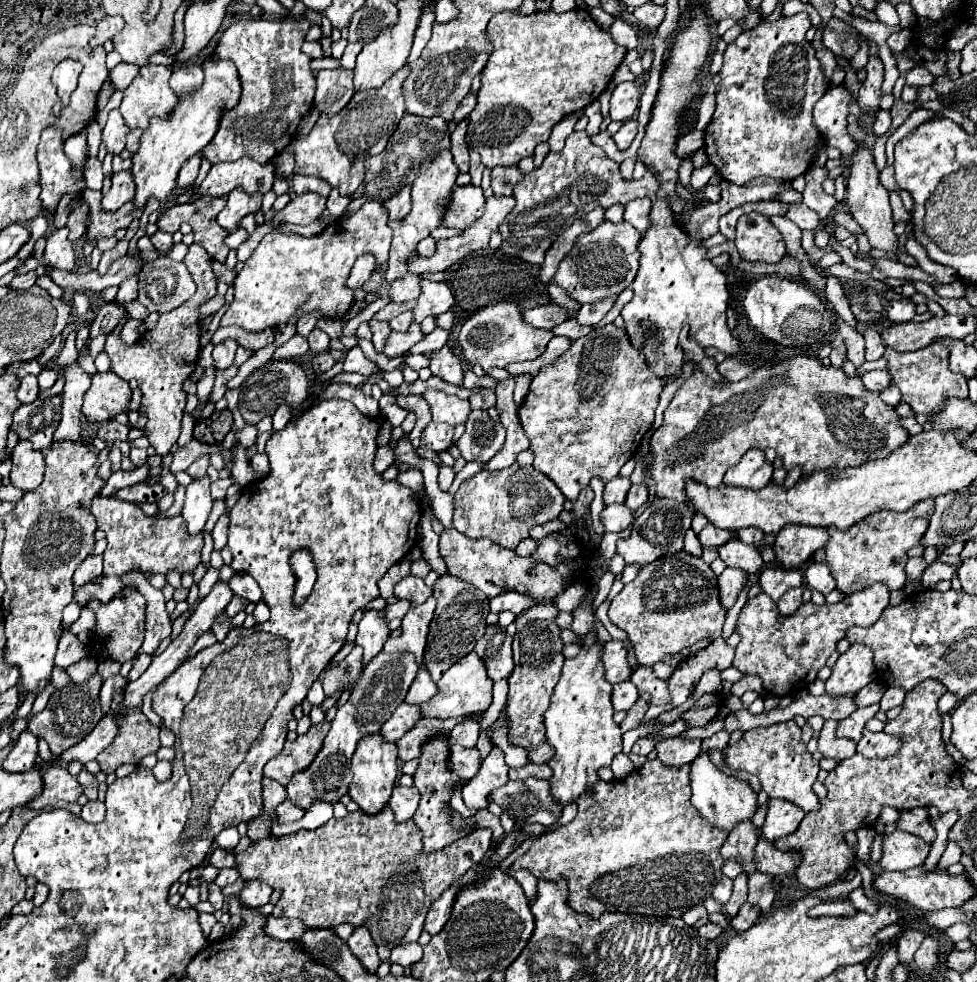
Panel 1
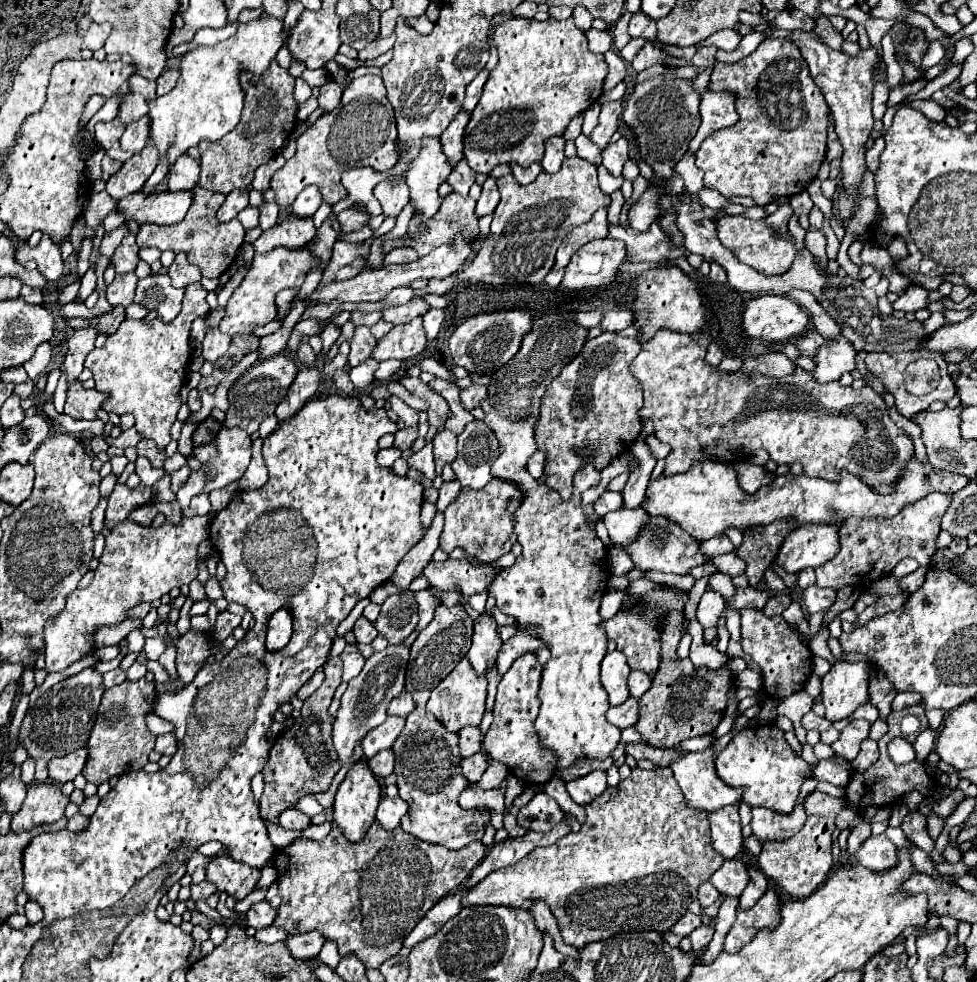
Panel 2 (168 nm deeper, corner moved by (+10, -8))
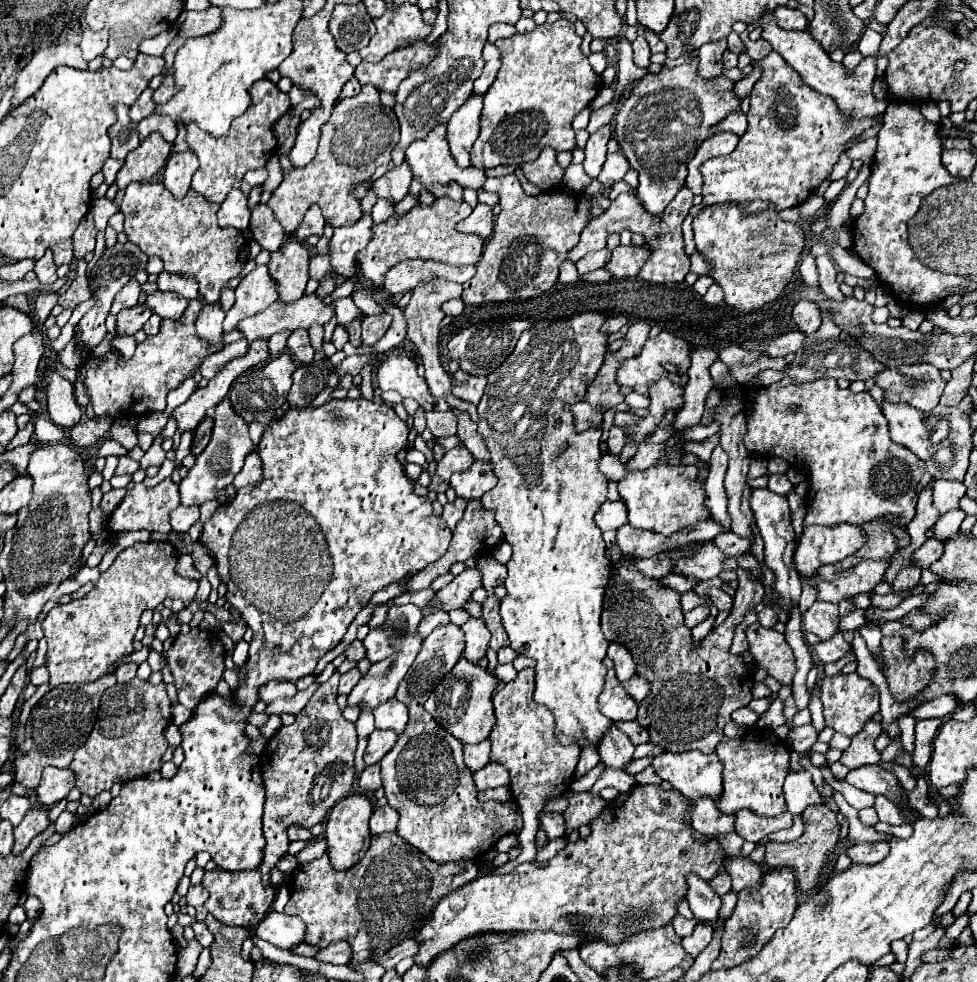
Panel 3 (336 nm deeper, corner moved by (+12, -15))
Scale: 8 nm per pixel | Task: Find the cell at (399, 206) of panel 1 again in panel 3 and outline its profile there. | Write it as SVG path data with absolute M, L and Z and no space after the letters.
M403 160L401 166L391 168L387 174L383 174L379 180L375 180L373 190L375 190L377 196L387 198L387 200L391 200L391 202L397 204L407 194L409 186L411 186L411 180L413 180L411 166Z

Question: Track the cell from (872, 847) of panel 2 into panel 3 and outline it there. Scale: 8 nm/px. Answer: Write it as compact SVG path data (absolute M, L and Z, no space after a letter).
M885 840L879 842L857 842L847 848L847 856L853 864L877 864L889 852L889 844Z

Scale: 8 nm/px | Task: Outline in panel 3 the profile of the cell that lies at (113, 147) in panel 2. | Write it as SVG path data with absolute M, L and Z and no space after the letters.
M115 104L113 110L117 114L117 120L109 128L109 138L113 142L111 156L117 160L125 160L125 156L139 146L139 132L133 120L129 118L129 106Z

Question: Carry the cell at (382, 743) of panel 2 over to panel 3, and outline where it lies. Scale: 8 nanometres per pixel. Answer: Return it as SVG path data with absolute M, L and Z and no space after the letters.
M375 730L371 736L369 736L369 744L367 744L367 750L365 750L365 764L371 766L371 764L377 764L395 744L397 740L397 734L391 732L391 730Z

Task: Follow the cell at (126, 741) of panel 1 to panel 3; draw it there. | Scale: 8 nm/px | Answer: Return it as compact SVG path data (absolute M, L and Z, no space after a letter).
M133 678L125 684L115 684L103 692L99 716L87 742L77 748L69 770L75 774L75 786L91 798L103 790L111 790L115 782L143 778L161 770L161 756L167 750L163 730L171 724L171 702L165 684L149 684Z

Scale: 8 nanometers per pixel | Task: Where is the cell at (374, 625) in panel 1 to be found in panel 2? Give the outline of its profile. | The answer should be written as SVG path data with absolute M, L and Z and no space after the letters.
M347 643L345 651L341 653L341 659L343 659L343 681L357 677L357 673L363 669L365 663L365 657L359 653L357 643Z

